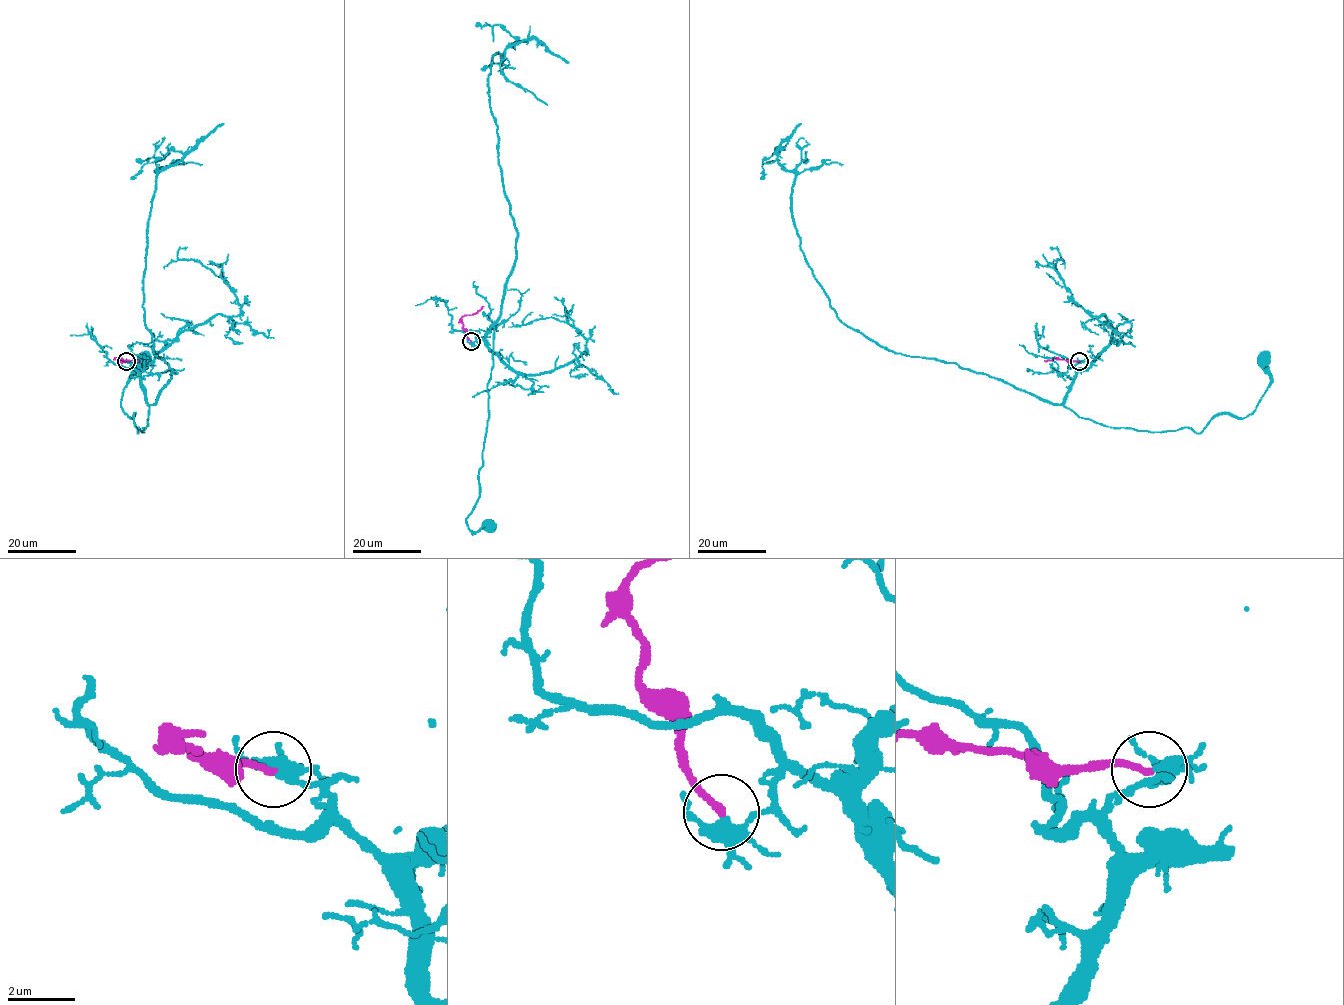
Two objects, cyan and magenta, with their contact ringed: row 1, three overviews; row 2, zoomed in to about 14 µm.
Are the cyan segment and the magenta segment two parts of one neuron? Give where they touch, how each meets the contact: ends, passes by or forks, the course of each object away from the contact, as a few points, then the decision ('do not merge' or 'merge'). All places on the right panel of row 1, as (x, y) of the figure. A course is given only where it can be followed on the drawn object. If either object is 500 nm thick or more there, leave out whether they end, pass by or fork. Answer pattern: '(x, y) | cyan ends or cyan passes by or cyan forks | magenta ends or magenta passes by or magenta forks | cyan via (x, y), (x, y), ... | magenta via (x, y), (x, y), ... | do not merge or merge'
(1079, 361) | cyan forks | magenta ends | cyan via (1079, 361), (1063, 405), (1080, 417), (1112, 427), (1200, 433), (1216, 415), (1250, 415), (1269, 384), (1264, 359) | magenta via (1079, 361), (1054, 358), (1044, 360) | do not merge

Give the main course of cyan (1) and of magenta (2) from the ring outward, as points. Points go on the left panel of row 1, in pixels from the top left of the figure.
1: (125, 361), (140, 377), (148, 405), (143, 432), (121, 407), (143, 359)
2: (125, 361), (116, 359), (138, 360)

